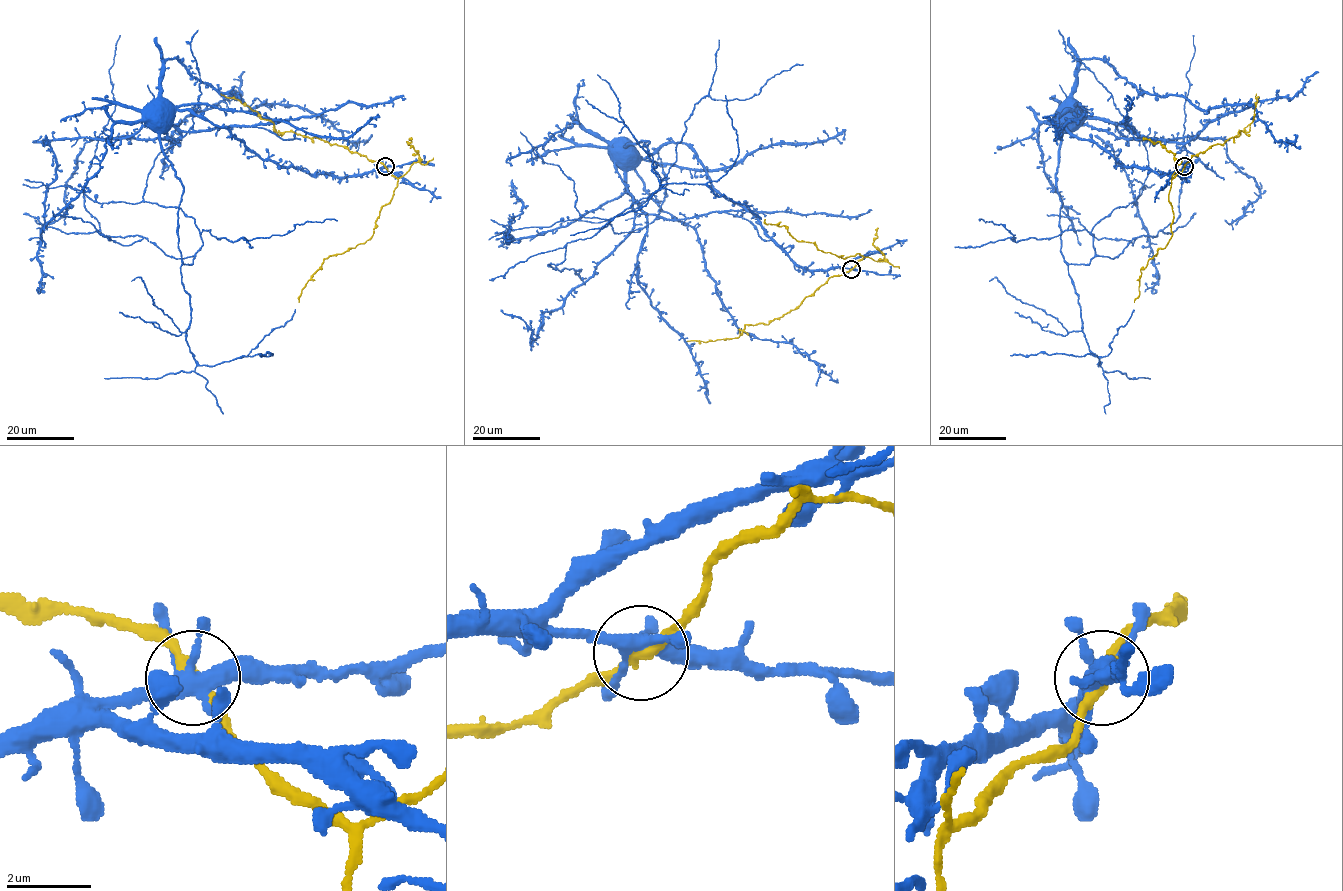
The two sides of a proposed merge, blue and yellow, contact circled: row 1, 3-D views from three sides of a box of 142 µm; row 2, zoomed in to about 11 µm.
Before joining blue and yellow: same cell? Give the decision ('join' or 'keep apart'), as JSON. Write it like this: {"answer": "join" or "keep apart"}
{"answer": "join"}

